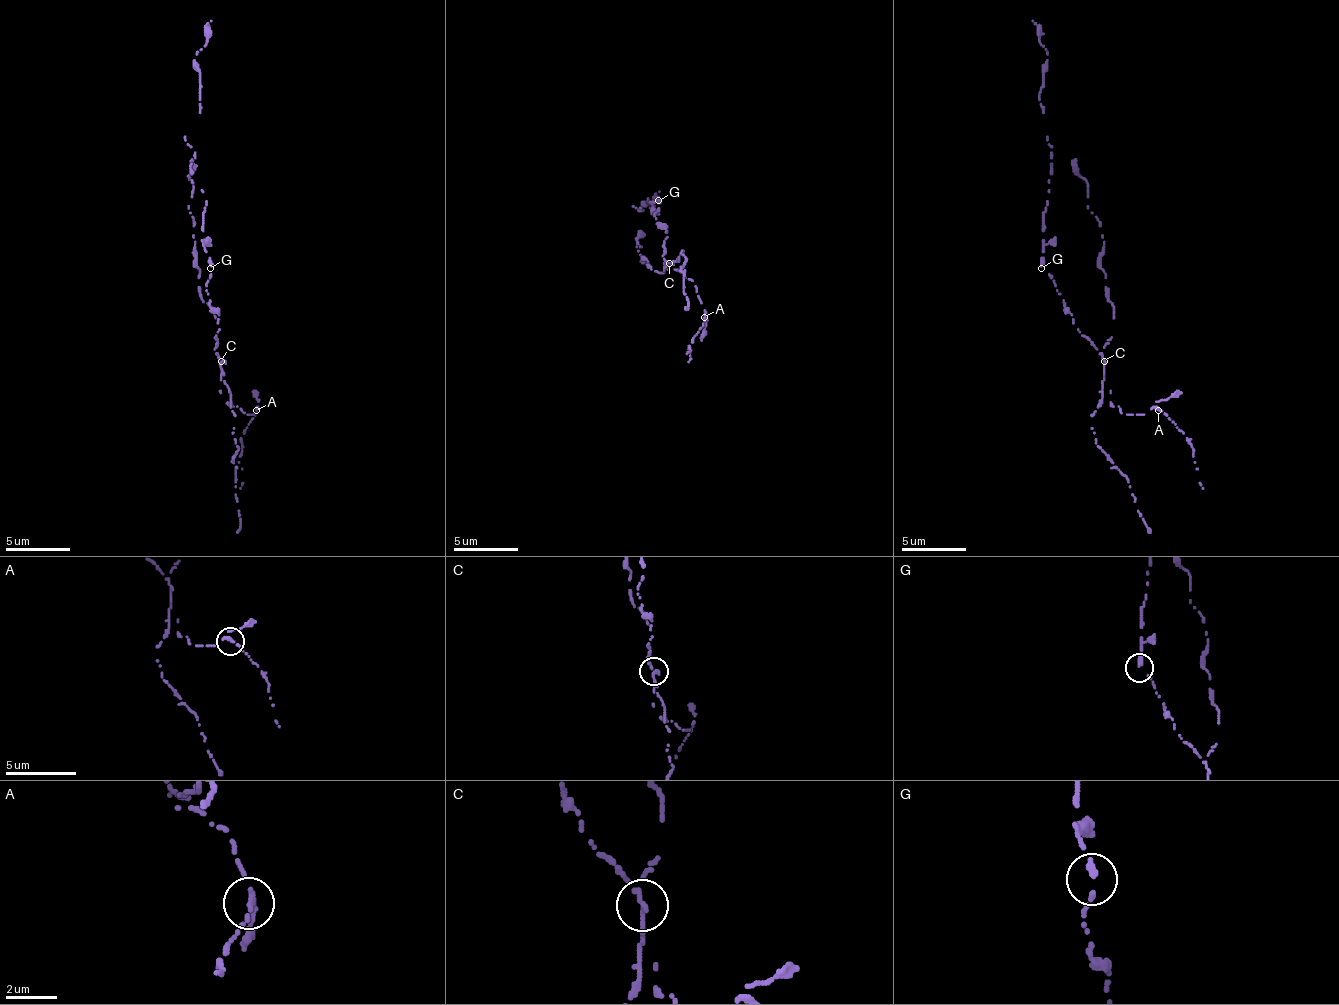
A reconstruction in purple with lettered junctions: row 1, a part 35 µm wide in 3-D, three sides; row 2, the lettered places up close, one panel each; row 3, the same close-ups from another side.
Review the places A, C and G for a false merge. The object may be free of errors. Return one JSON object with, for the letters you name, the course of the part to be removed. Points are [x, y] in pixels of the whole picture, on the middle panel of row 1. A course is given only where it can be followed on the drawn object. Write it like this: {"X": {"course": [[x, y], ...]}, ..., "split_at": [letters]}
{"C": {"course": [[668, 262], [665, 272], [648, 268], [635, 246], [642, 246], [642, 236], [639, 236]]}, "split_at": ["C"]}

